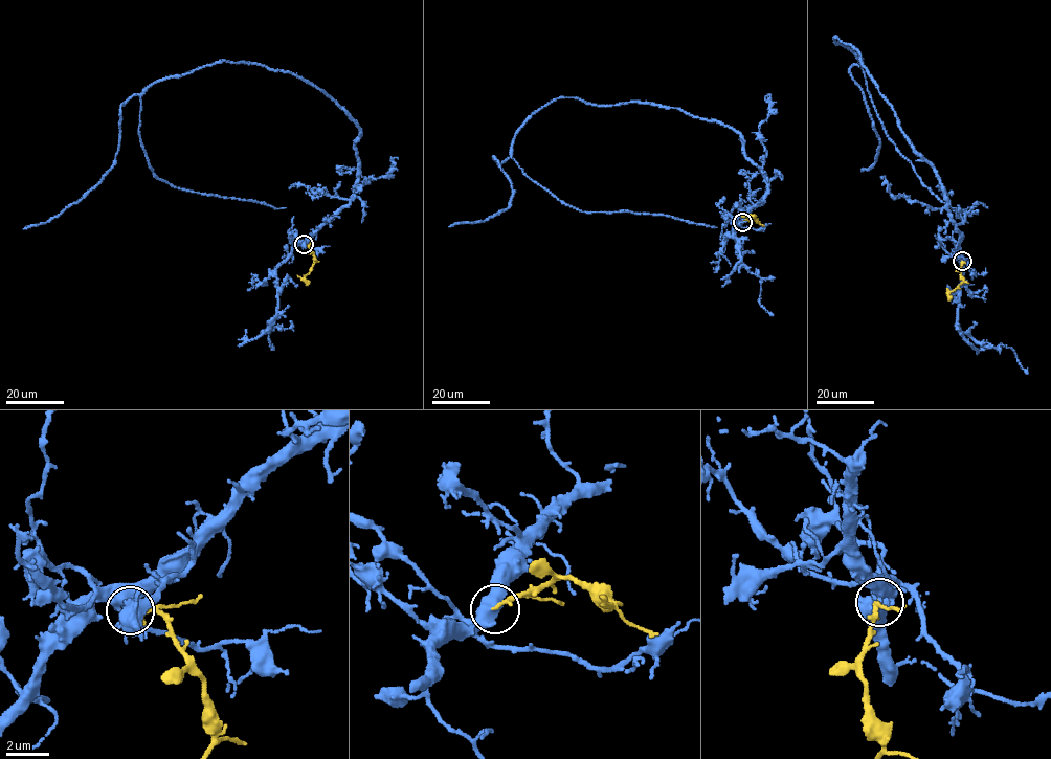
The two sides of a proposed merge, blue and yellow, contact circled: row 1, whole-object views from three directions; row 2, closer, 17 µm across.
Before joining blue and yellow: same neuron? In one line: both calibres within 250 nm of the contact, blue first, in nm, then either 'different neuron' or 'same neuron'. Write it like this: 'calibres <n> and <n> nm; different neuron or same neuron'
calibres 480 and 190 nm; same neuron

